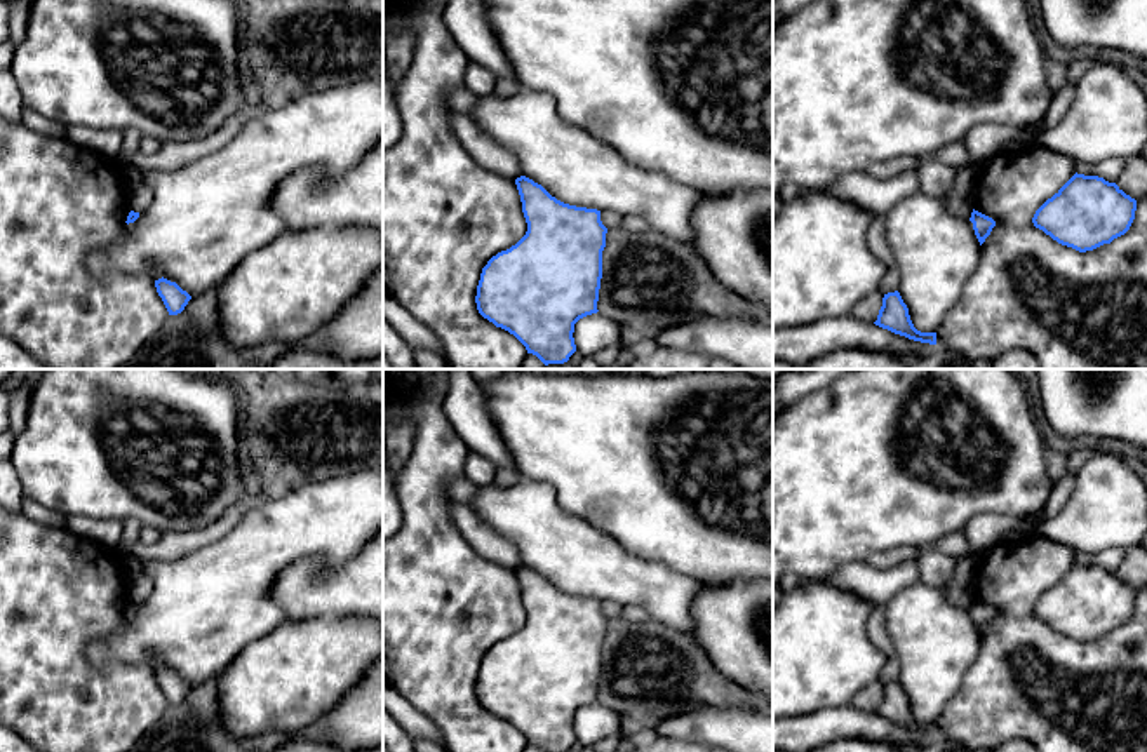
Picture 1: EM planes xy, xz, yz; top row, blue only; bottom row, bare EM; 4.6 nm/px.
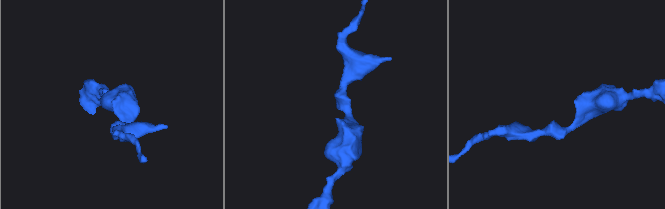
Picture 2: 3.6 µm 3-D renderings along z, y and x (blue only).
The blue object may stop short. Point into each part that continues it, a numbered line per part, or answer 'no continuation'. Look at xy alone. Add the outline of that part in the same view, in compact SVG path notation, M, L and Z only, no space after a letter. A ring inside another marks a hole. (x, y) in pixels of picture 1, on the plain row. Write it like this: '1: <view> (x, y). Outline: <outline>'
no continuation

